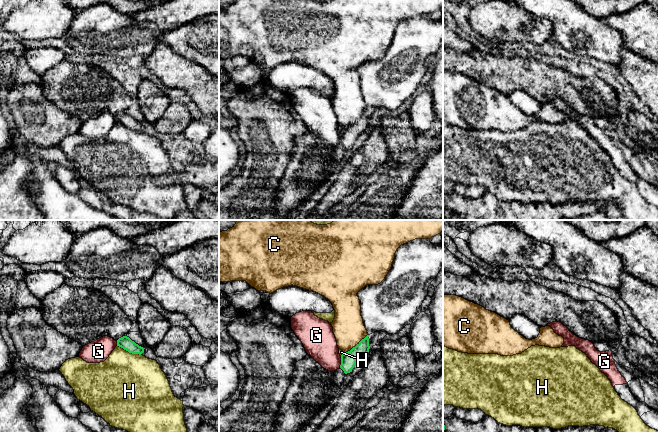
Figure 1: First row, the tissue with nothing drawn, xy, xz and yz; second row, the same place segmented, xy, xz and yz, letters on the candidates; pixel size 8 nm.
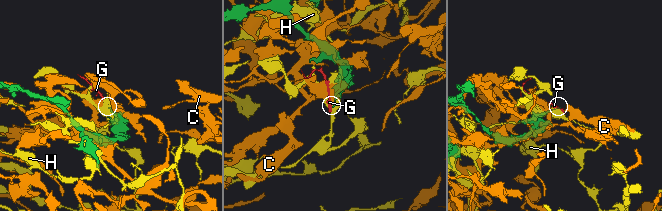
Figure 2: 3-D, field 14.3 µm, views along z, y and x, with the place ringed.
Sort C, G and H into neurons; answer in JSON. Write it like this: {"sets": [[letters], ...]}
{"sets": [["C"], ["G"], ["H"]]}

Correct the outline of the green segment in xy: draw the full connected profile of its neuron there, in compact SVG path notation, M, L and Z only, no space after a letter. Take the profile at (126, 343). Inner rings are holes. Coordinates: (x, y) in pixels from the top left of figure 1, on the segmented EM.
M123 336L117 340L117 346L123 348L124 350L128 351L132 354L139 354L141 355L144 352L144 348L136 344L132 341L129 337Z

